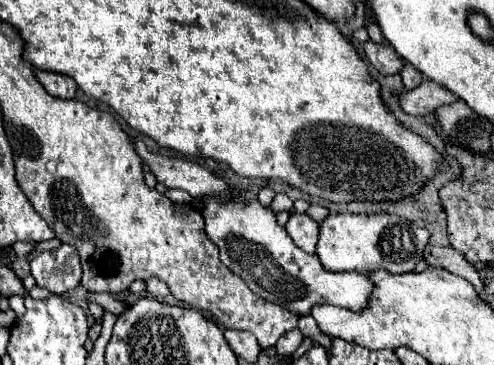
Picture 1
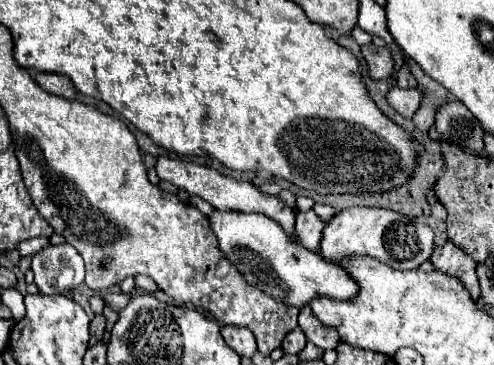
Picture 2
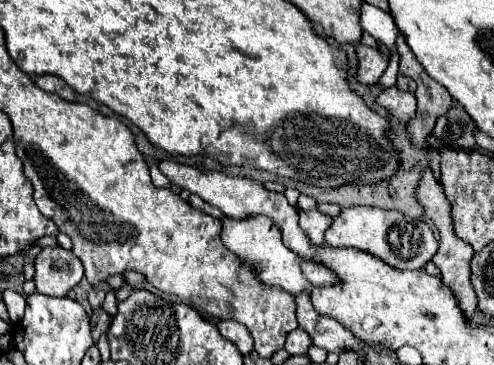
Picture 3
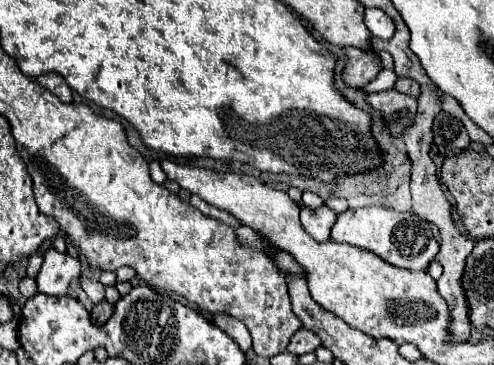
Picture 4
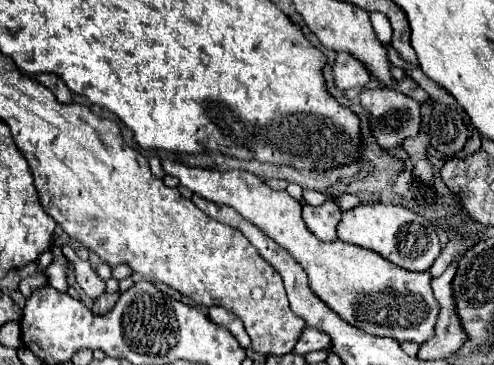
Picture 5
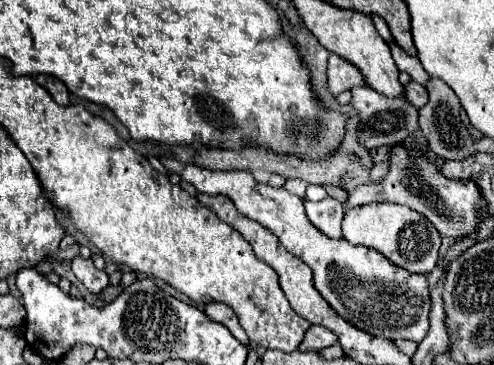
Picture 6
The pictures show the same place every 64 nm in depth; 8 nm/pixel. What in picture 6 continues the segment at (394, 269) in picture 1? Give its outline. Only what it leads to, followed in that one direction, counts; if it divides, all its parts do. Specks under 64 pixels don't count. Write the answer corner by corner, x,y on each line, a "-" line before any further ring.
372,202
348,210
342,222
342,234
350,244
372,246
392,264
418,274
428,274
436,266
442,242
438,230
422,214
392,202

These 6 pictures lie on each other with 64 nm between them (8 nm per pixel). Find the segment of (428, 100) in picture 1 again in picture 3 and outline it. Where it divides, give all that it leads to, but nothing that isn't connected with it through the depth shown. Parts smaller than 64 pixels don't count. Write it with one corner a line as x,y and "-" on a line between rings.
396,86
386,88
376,96
376,104
384,106
398,122
406,124
410,118
414,118
416,110
416,96
410,92
400,92

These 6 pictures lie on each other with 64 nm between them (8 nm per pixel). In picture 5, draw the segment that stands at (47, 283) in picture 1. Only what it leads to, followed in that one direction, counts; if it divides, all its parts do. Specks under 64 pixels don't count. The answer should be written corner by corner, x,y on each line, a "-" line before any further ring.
54,246
52,248
56,260
52,262
52,266
48,268
48,278
50,278
50,286
54,286
56,290
60,292
66,292
68,290
68,282
66,282
66,266
68,266
68,260
64,258
60,246

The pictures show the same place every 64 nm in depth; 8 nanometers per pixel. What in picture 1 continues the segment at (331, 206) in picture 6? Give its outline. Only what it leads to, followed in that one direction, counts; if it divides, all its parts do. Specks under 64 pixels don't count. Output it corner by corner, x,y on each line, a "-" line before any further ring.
292,212
290,220
286,224
286,232
290,234
290,238
308,254
312,254
316,248
318,228
320,228
320,224
314,222
308,214
296,214
296,212

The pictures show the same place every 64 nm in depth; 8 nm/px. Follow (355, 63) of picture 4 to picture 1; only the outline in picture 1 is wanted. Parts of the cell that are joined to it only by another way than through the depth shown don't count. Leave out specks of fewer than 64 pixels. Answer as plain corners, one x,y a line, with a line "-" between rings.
368,40
368,42
364,44
364,52
366,52
370,64
372,64
380,74
384,74
384,76
388,76
388,74
398,74
400,68
404,66
402,60
396,56
396,52
394,52
394,50
390,48
390,44
386,44
386,42
376,44
376,42

